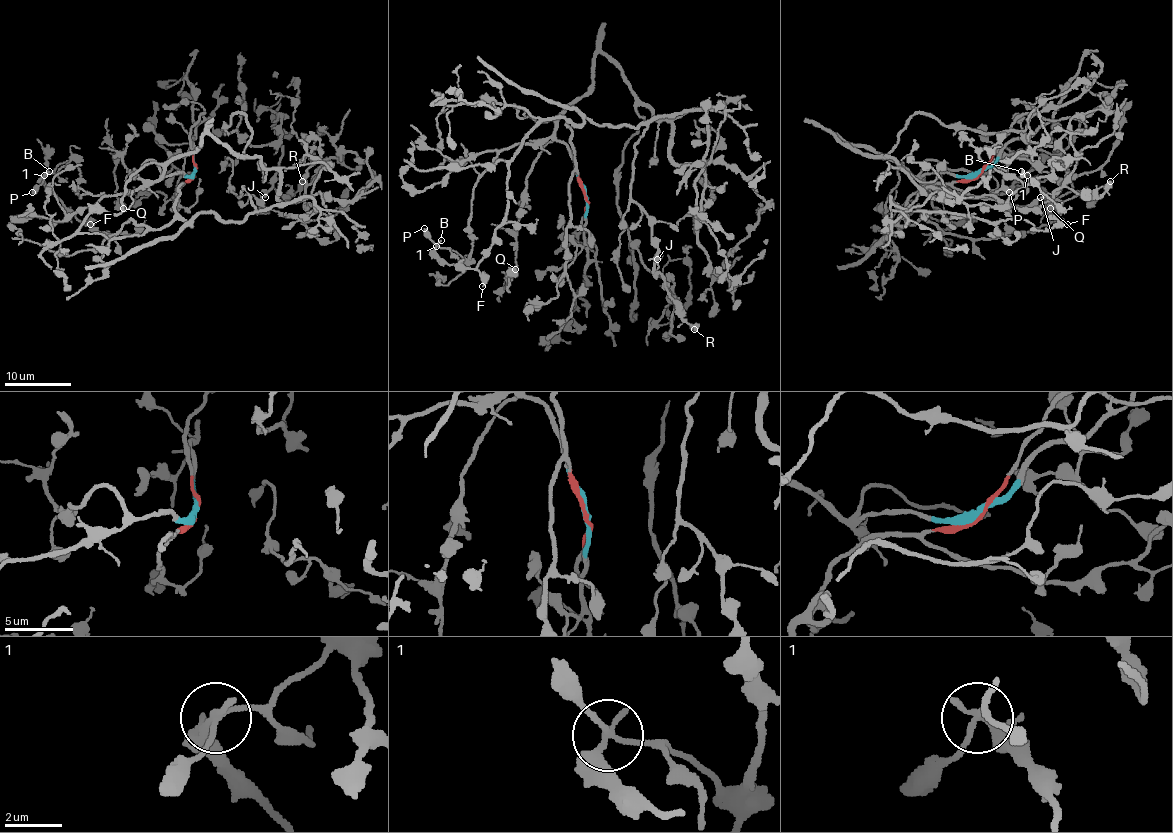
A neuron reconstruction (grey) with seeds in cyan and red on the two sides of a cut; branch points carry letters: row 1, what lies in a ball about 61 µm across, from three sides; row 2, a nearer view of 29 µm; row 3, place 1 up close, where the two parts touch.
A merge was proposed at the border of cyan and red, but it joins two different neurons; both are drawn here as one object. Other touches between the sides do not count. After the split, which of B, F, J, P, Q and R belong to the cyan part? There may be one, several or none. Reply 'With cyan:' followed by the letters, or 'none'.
With cyan: P, Q

